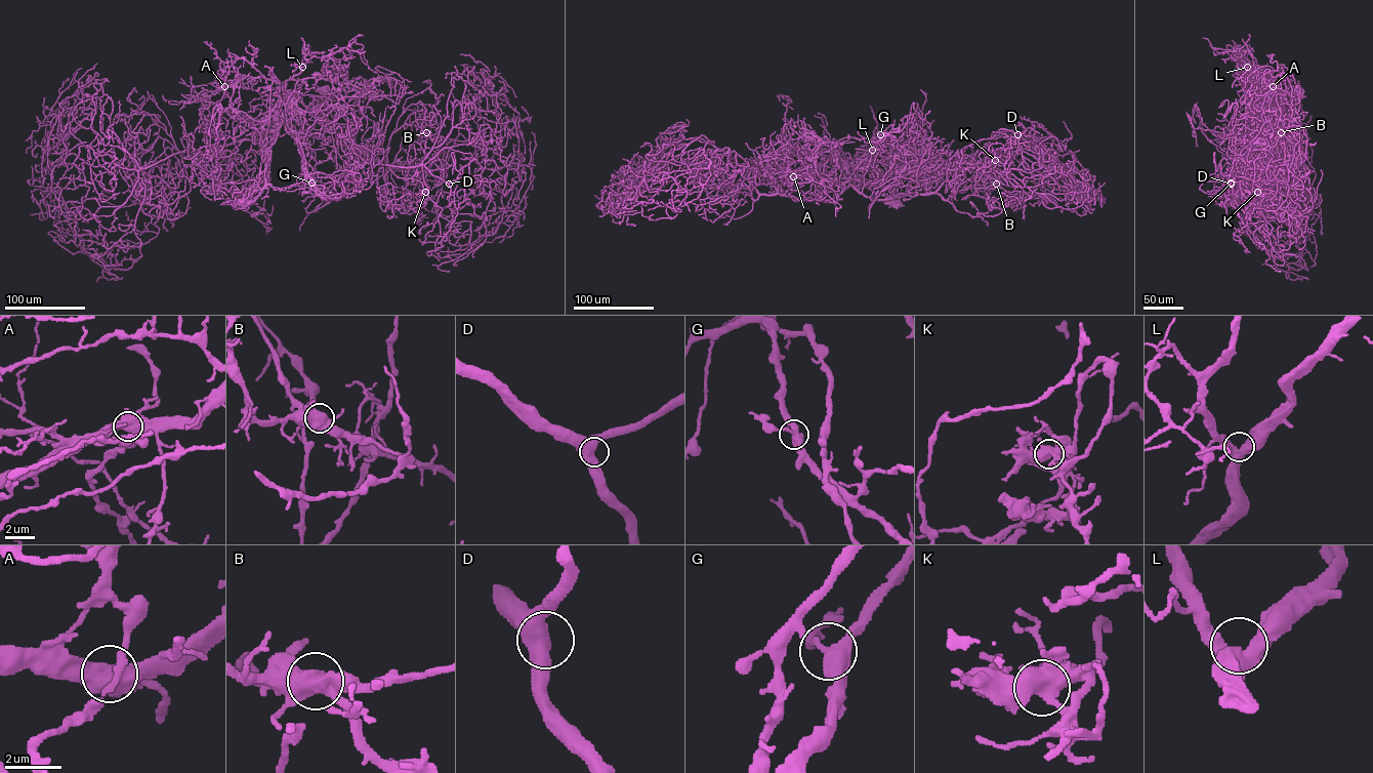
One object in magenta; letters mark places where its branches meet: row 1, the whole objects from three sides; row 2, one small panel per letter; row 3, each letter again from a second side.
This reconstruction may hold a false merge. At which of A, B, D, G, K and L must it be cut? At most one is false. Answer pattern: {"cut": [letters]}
{"cut": ["B"]}

